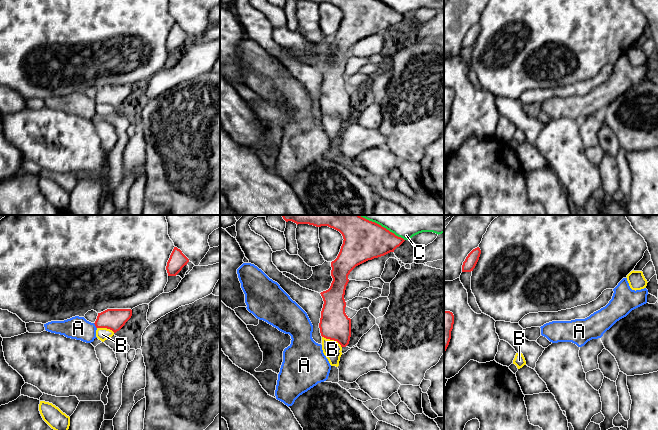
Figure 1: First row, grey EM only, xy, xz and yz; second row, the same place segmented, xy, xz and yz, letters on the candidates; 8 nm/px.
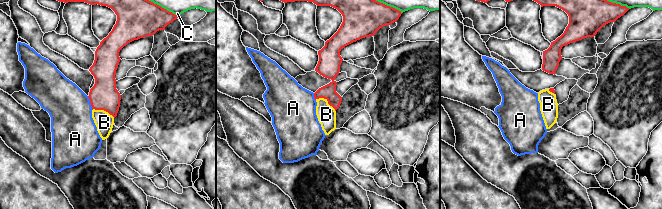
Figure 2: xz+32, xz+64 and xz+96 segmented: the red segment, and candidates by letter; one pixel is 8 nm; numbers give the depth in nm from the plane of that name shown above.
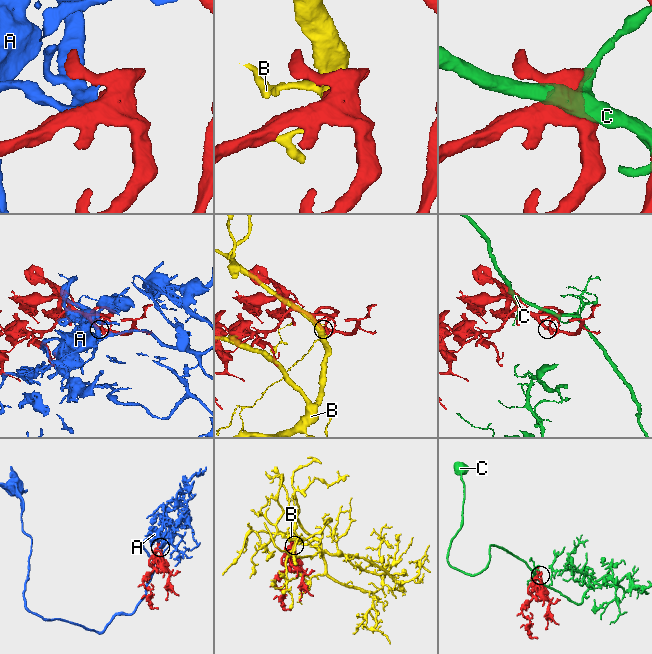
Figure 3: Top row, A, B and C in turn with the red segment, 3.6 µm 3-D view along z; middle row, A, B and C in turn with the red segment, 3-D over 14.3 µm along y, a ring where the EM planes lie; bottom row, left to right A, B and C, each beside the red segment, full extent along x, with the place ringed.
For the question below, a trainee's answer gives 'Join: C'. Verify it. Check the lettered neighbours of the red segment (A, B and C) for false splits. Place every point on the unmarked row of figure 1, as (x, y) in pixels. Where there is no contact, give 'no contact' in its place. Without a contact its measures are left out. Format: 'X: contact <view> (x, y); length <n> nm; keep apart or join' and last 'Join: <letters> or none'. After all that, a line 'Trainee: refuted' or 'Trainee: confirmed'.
A: contact xy (95, 101); length 50 nm; join
B: contact xz (332, 115); length 180 nm; keep apart
C: contact xz (391, 8); length 260 nm; keep apart
Join: A
Trainee: refuted

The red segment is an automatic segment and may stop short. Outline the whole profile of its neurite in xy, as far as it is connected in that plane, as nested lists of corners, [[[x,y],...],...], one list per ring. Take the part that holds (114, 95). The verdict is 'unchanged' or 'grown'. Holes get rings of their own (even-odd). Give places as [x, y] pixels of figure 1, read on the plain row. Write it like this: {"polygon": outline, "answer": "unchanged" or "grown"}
{"polygon": [[[107,85],[98,89],[94,99],[87,97],[84,93],[75,92],[64,97],[48,98],[44,100],[44,103],[48,108],[91,119],[97,114],[96,106],[98,104],[107,104],[116,109],[131,92],[131,85]]], "answer": "grown"}

